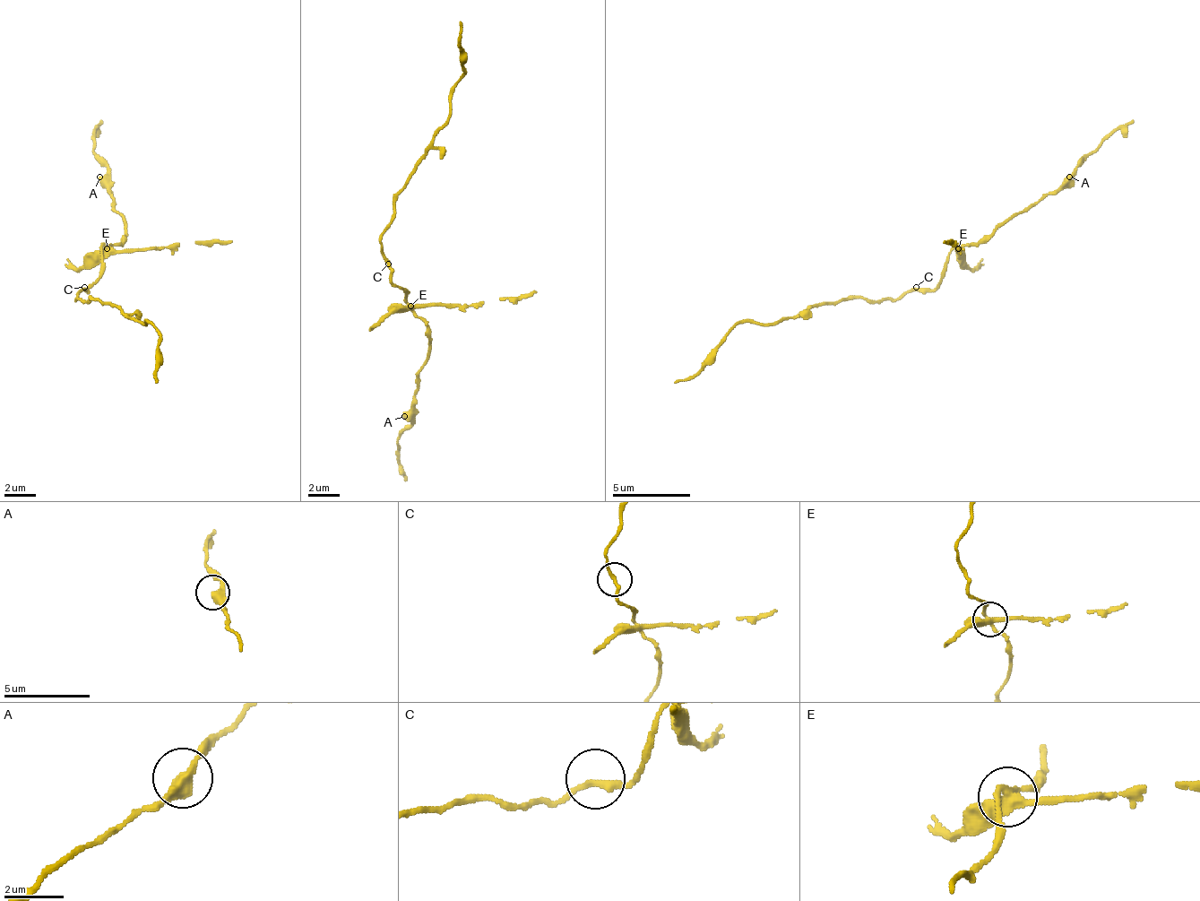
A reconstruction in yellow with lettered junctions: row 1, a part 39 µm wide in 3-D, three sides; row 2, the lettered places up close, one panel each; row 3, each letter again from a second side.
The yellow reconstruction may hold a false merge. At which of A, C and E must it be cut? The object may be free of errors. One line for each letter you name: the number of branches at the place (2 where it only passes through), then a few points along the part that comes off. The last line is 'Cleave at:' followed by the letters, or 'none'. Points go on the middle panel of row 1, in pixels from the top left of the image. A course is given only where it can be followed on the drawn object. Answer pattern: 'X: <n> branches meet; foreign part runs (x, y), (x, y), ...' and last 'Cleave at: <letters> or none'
E: 4 branches meet; foreign part runs (412, 307), (479, 307), (538, 290)
Cleave at: E

